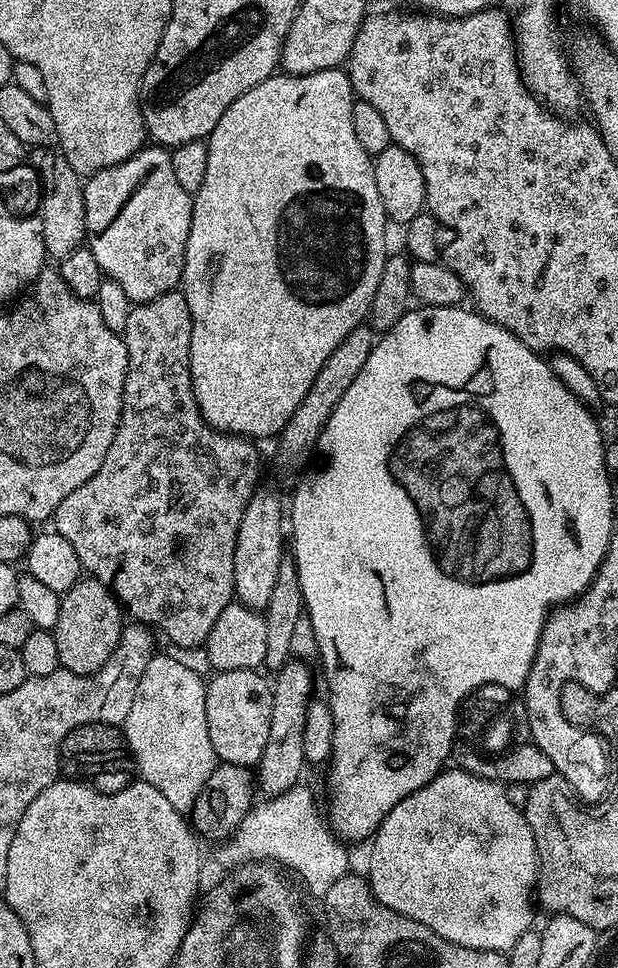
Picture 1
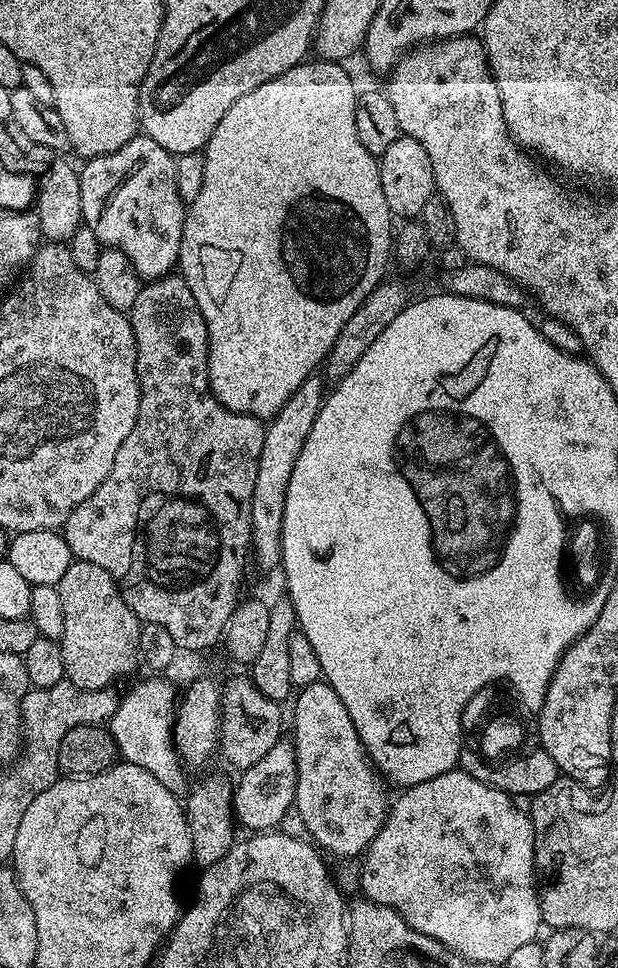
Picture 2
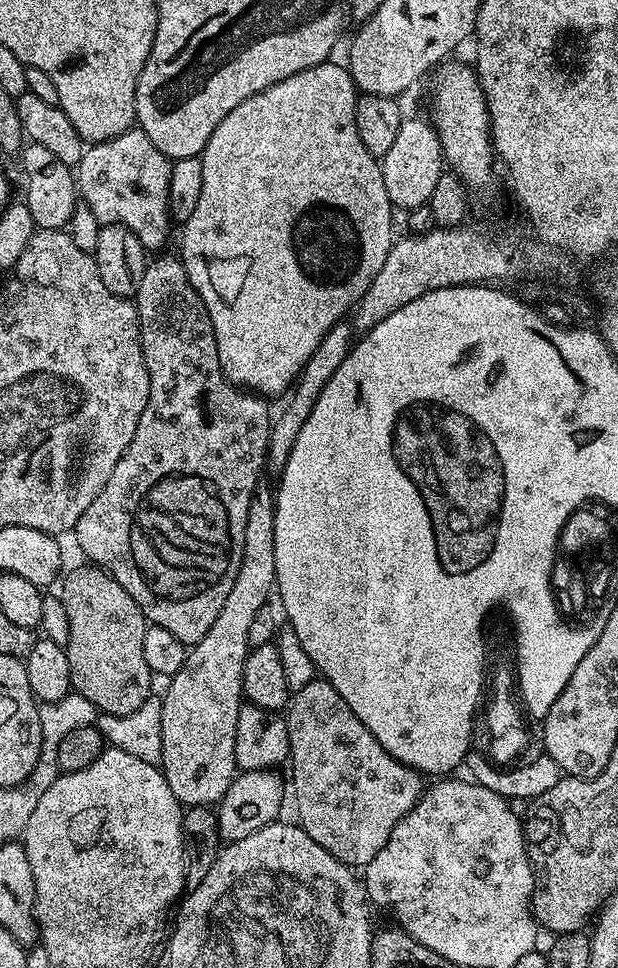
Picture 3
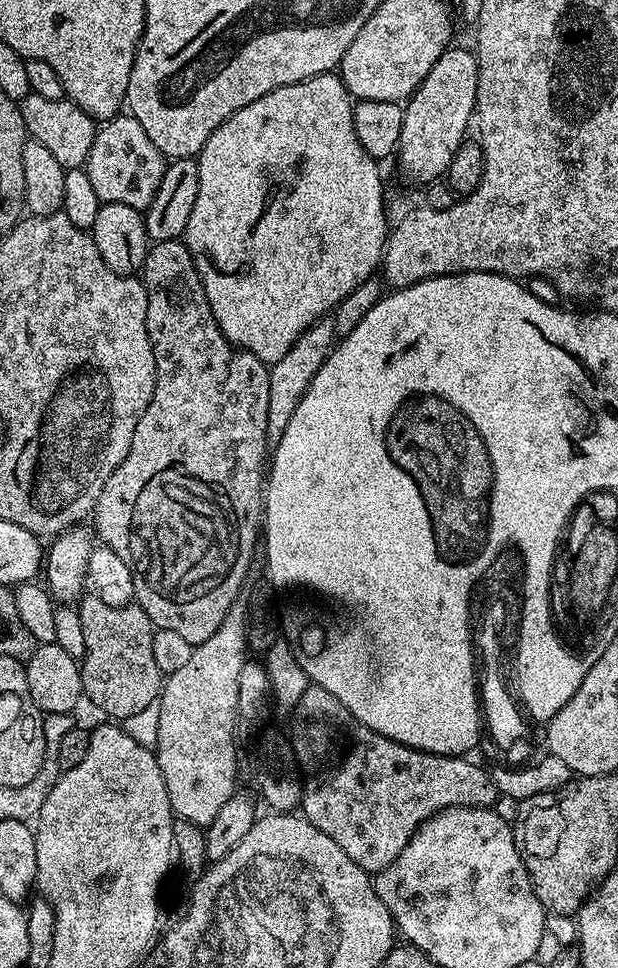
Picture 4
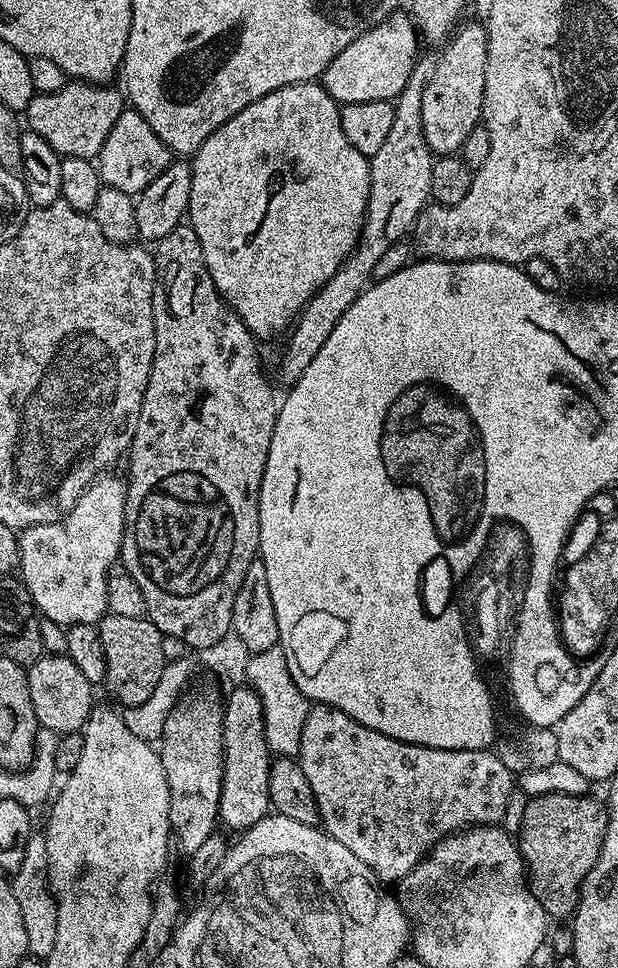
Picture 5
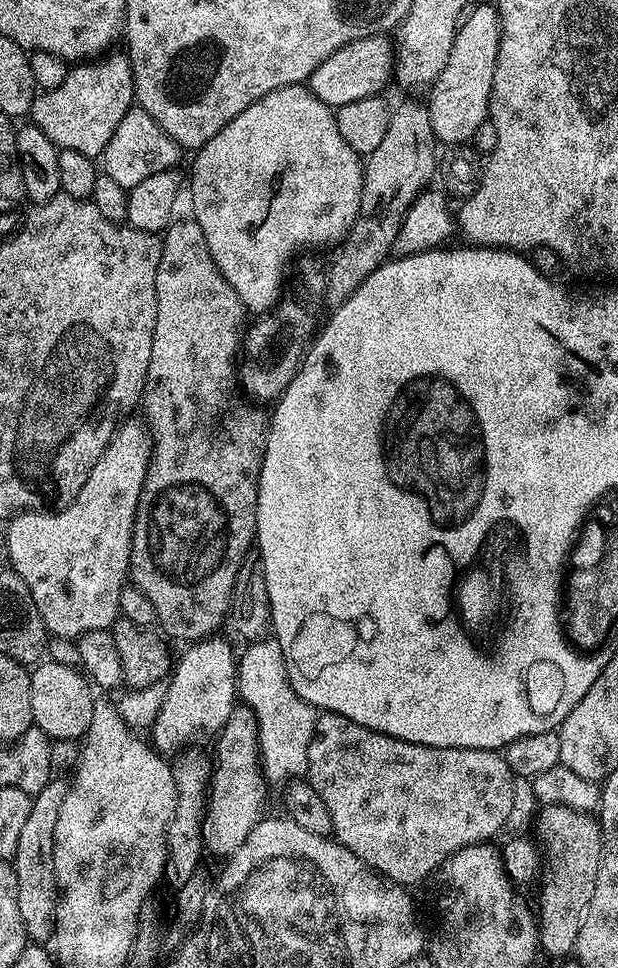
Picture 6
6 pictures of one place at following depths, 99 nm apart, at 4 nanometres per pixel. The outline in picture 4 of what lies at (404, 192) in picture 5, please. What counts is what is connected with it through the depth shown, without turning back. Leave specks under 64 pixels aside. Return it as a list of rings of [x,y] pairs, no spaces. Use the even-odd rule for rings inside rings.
[[[331,319],[315,320],[298,337],[294,346],[290,346],[290,350],[286,350],[286,354],[282,354],[282,358],[278,358],[278,362],[269,367],[270,403],[266,410],[266,442],[269,449],[276,449],[278,442],[282,442],[282,434],[286,434],[286,426],[294,410],[298,410],[302,394],[306,394],[310,382],[314,382],[314,374],[322,370],[322,362],[326,362],[326,358],[332,353],[336,339],[336,325]]]

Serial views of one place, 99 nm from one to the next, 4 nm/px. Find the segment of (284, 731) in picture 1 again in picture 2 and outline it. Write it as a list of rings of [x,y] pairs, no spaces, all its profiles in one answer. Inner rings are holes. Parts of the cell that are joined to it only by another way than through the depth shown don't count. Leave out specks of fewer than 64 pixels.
[[[281,738],[270,746],[266,758],[254,762],[254,766],[243,769],[239,773],[240,781],[235,781],[232,790],[232,814],[235,823],[241,829],[249,828],[252,834],[259,834],[281,827],[287,812],[293,811],[296,803],[296,783],[298,782],[298,766],[291,739]]]

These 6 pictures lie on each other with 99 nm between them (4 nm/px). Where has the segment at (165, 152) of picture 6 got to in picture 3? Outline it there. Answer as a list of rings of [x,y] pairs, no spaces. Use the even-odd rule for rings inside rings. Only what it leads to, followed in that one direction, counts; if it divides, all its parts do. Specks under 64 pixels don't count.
[[[133,126],[118,138],[91,145],[85,151],[74,175],[78,196],[94,210],[94,218],[103,226],[121,224],[142,242],[145,250],[160,248],[168,240],[168,191],[172,166],[167,156],[150,142],[139,127]]]

